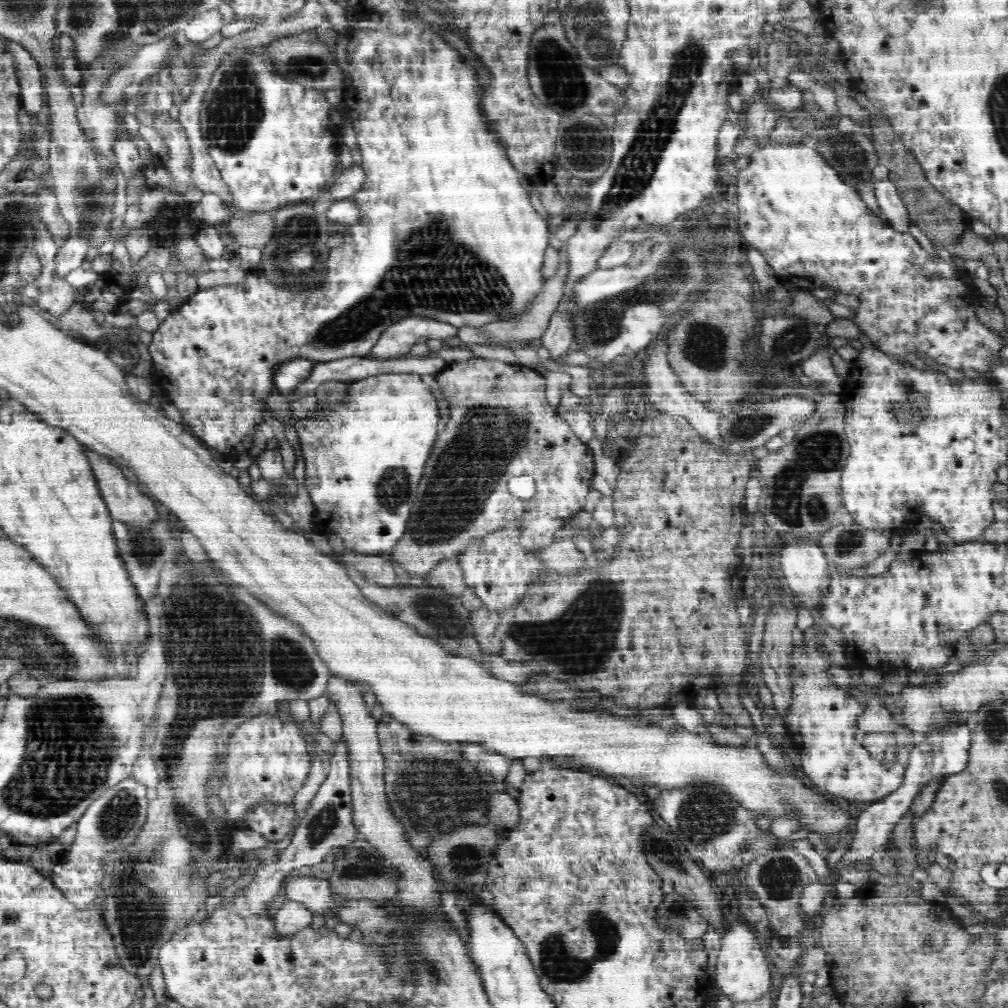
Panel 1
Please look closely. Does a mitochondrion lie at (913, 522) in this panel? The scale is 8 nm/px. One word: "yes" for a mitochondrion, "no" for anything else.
no

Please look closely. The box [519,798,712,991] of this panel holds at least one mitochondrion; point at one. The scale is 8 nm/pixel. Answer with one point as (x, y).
(559, 964)

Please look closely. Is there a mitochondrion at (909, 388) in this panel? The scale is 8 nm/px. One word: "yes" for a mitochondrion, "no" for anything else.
no

